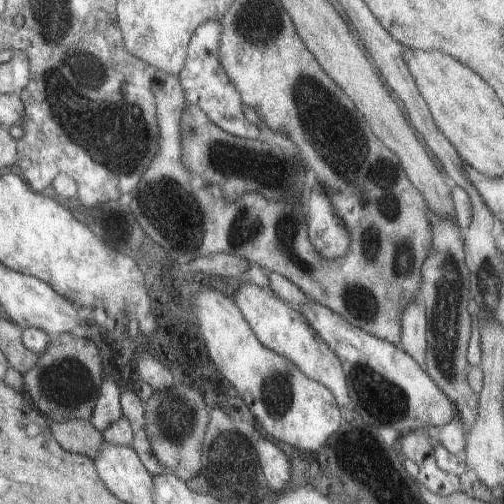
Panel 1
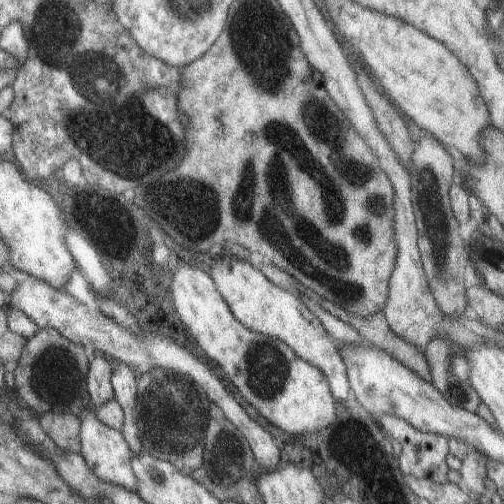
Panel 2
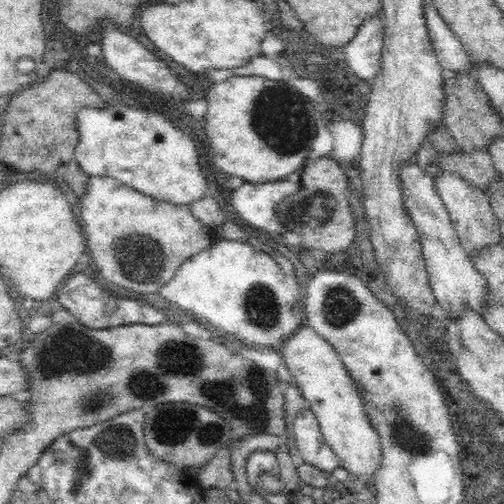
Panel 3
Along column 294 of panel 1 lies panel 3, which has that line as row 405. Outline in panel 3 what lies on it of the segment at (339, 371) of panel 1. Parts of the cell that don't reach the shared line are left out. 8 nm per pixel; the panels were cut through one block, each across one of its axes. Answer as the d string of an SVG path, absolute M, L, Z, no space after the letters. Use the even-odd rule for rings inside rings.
M300 326L296 328L296 332L292 332L288 336L288 340L280 342L276 348L274 348L282 360L286 362L292 378L294 378L294 384L298 386L302 398L306 400L306 404L310 406L310 410L314 412L316 420L318 420L318 426L320 426L320 432L324 436L324 442L328 448L332 448L332 452L336 456L340 456L340 462L342 462L342 468L346 468L352 476L360 476L362 480L370 482L372 486L372 478L376 476L376 470L380 468L382 464L382 442L380 442L380 436L376 434L374 426L370 424L368 416L366 416L366 410L362 408L362 394L354 390L354 384L352 384L352 378L348 376L342 360L338 358L338 354L334 352L334 348L312 328L308 326Z

